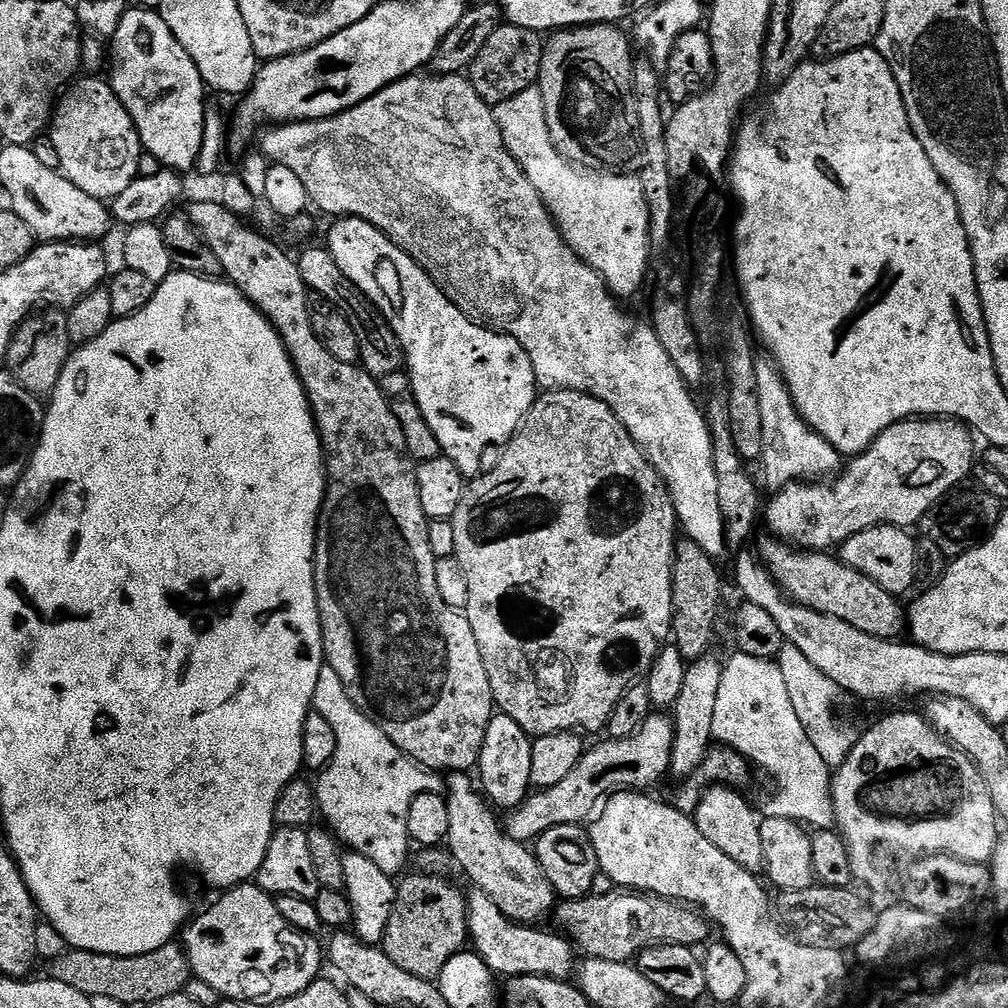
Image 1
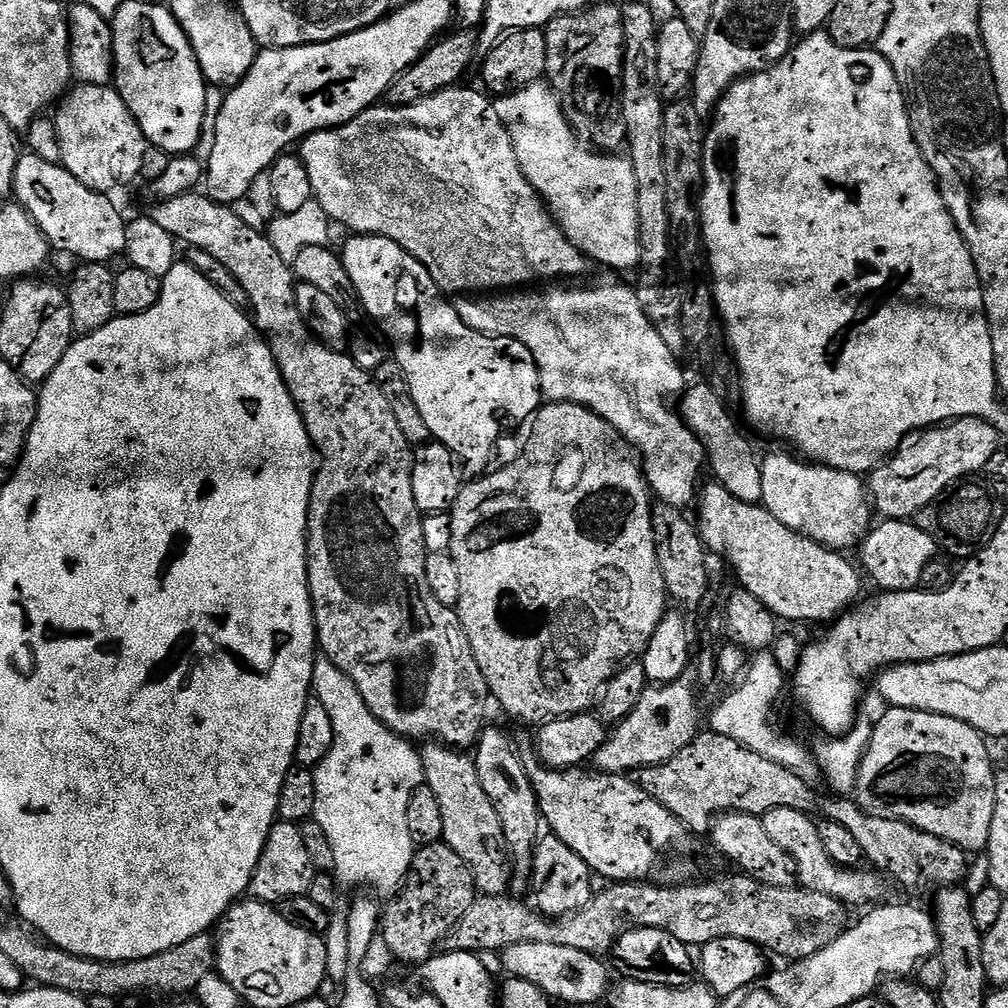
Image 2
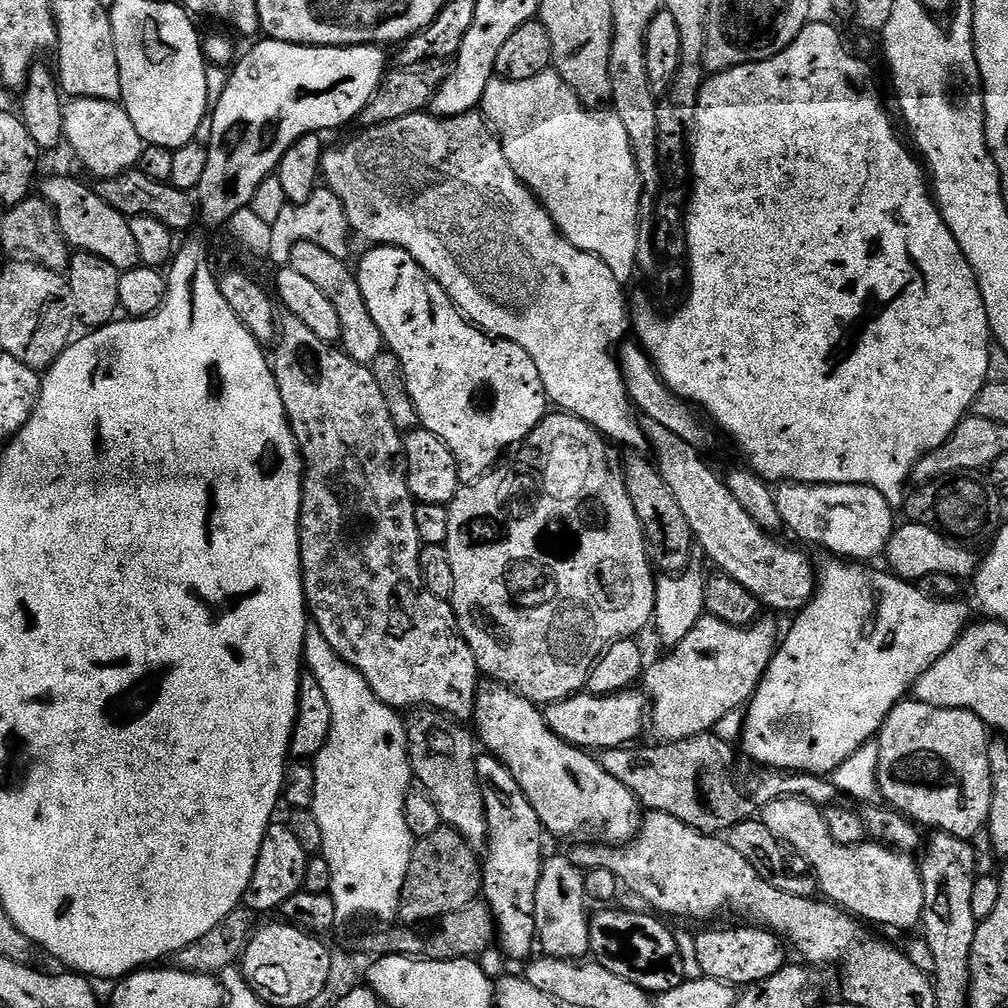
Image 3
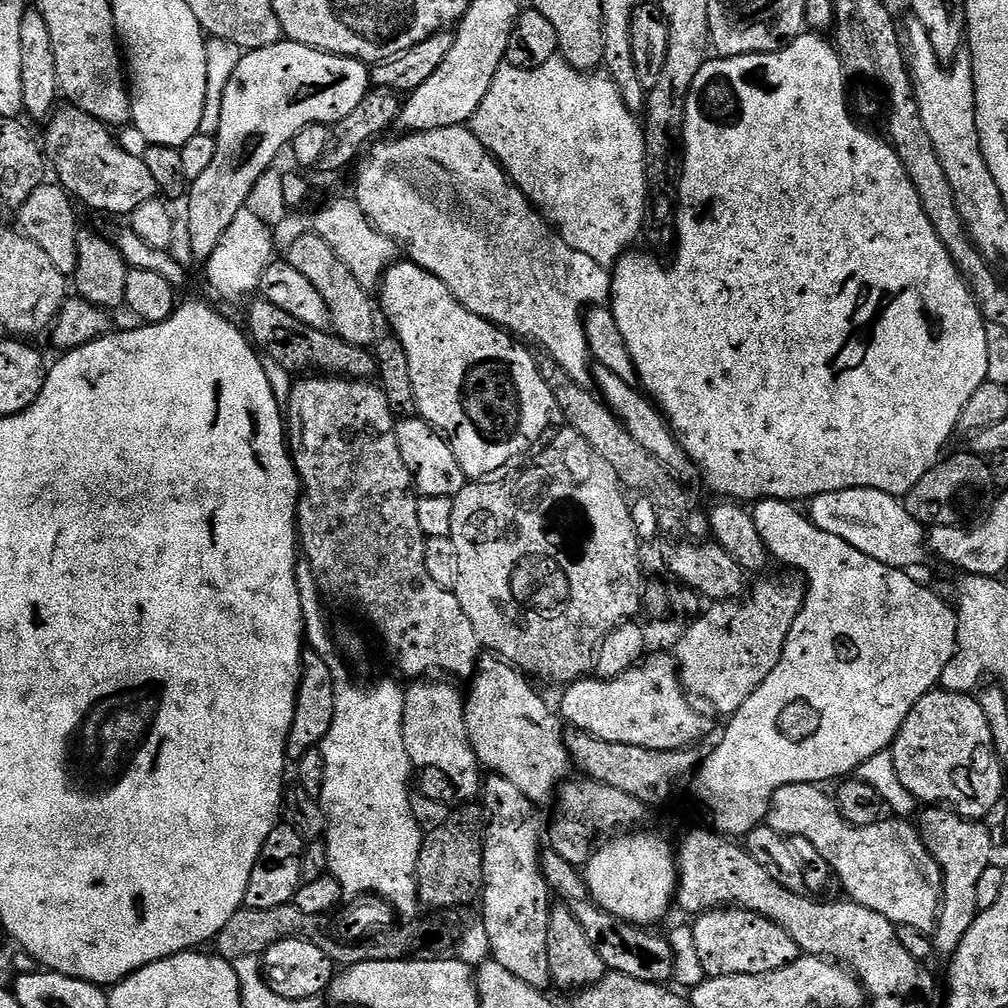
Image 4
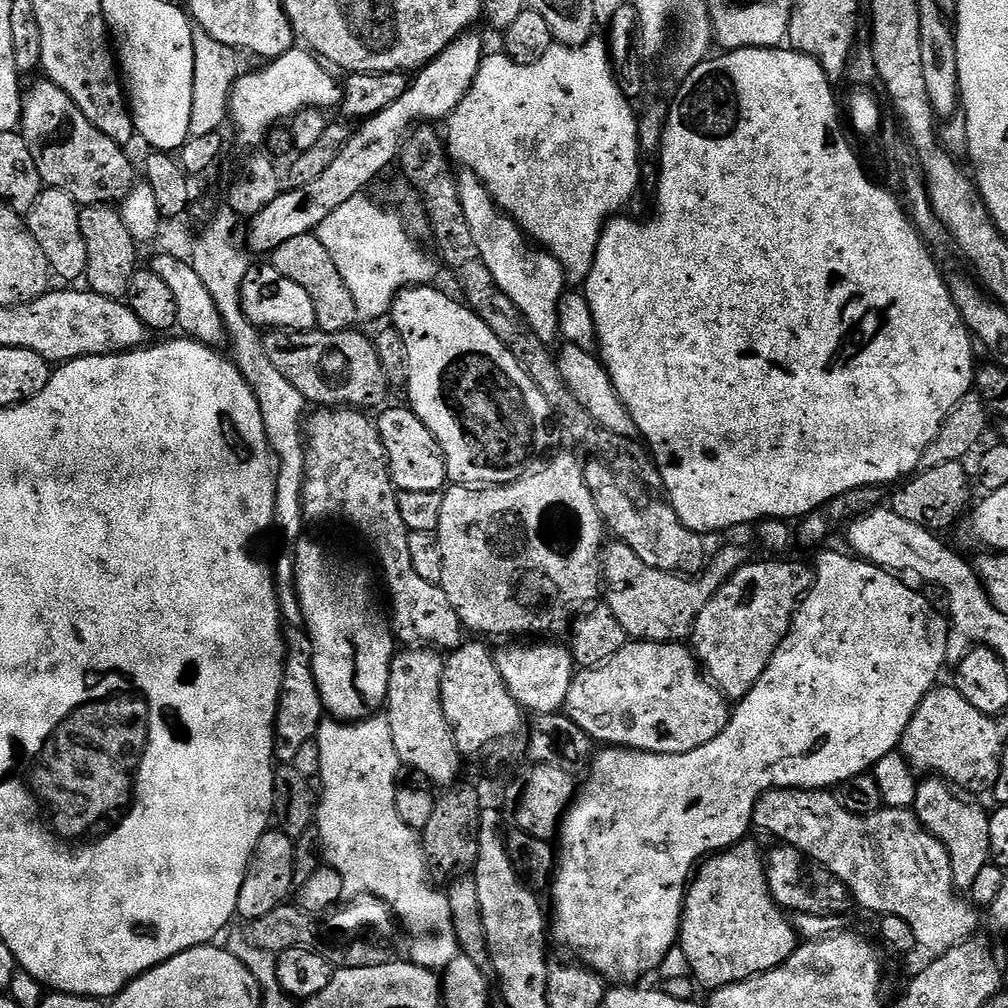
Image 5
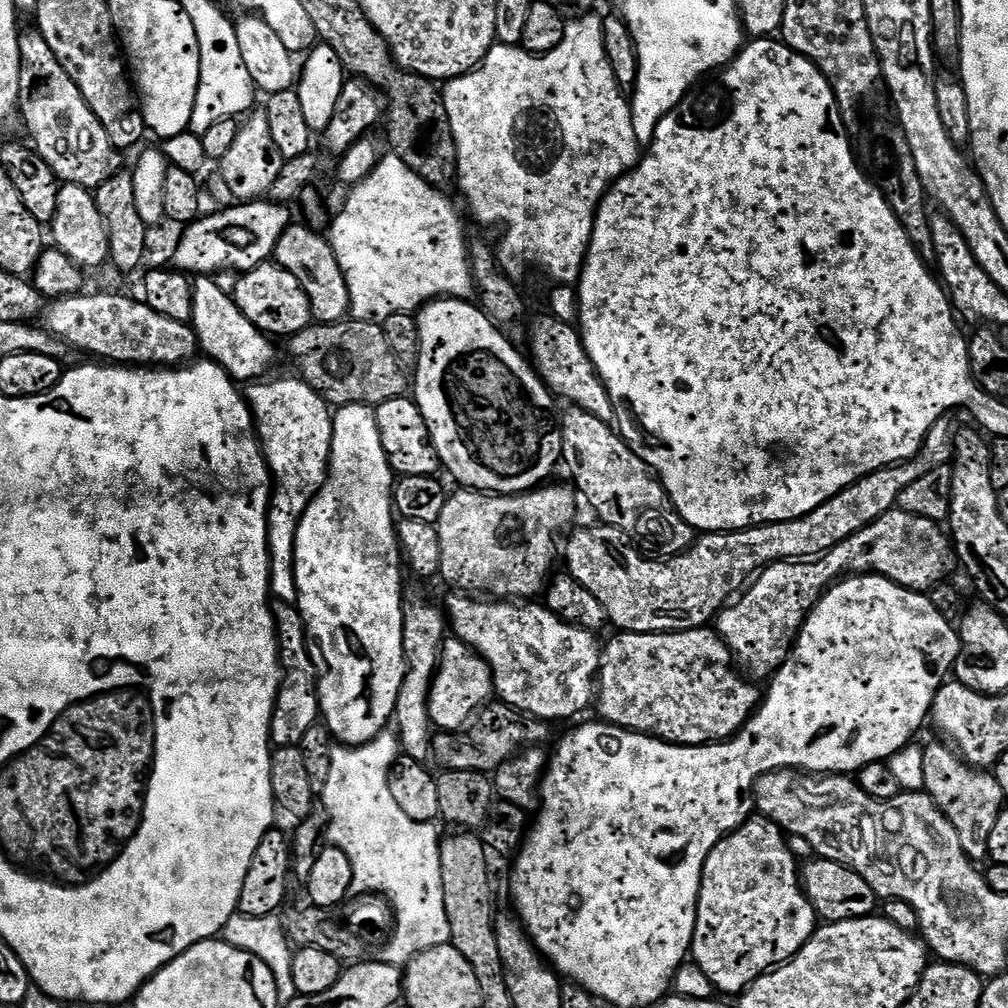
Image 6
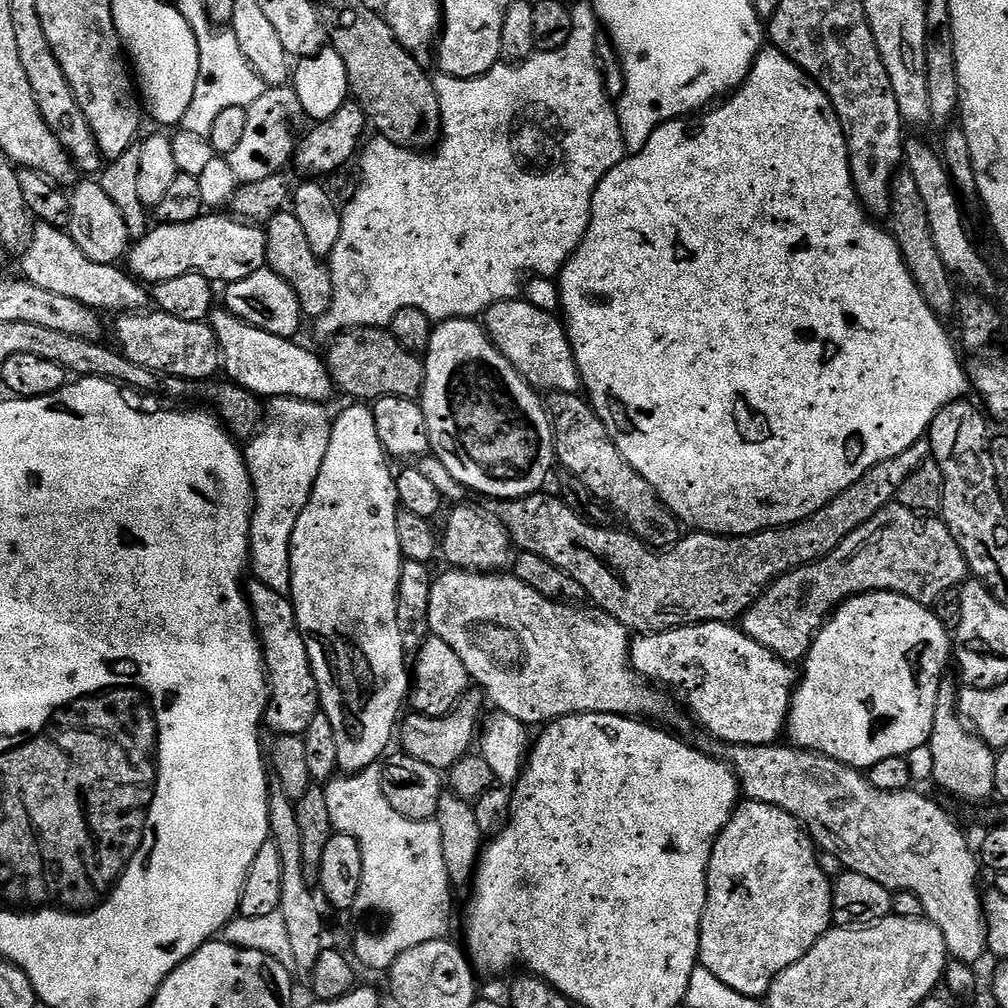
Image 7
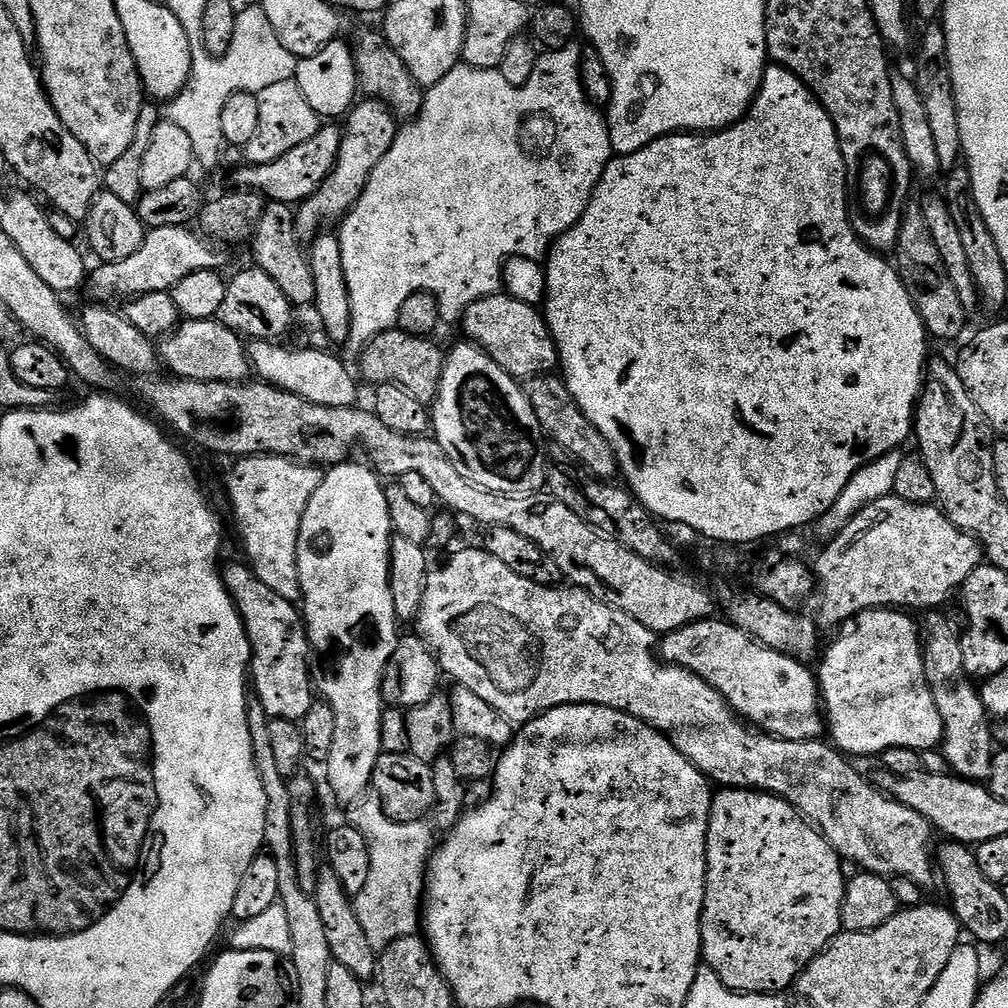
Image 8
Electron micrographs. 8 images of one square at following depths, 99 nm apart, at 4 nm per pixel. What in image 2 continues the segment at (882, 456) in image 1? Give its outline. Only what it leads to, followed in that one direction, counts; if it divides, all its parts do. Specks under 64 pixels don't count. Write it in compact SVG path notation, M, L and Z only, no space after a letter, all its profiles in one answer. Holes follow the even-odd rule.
M967 416L911 432L866 480L871 503L884 520L907 520L921 512L946 486L980 472L1002 447L999 434L985 420Z

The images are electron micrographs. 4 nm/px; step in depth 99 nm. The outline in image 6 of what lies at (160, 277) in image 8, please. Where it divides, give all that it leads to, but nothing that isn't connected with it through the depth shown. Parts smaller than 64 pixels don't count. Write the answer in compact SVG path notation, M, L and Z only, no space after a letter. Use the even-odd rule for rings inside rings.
M268 198L249 200L247 202L236 202L232 207L212 215L201 215L199 220L185 227L181 234L181 242L178 244L177 253L174 254L172 264L185 274L219 274L233 273L243 274L254 270L258 266L269 263L275 257L278 238L293 223L293 209L287 204L278 204Z

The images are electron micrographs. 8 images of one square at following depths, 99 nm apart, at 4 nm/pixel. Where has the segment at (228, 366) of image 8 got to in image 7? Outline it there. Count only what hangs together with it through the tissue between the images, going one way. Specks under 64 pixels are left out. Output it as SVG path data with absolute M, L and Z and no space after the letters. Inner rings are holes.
M159 310L125 312L117 315L115 347L127 360L161 377L176 376L189 382L208 382L222 368L218 338L211 323L182 322Z

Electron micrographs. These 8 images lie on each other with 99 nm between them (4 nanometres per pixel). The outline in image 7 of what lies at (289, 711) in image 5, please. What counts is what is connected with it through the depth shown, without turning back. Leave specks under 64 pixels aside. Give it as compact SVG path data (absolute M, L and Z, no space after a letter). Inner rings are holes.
M255 578L247 581L246 595L256 622L256 634L260 637L260 649L264 651L264 675L268 681L268 704L264 707L263 727L267 731L269 728L276 736L303 736L306 726L310 726L321 707L320 691L312 676L296 607L288 596L278 594L278 590Z

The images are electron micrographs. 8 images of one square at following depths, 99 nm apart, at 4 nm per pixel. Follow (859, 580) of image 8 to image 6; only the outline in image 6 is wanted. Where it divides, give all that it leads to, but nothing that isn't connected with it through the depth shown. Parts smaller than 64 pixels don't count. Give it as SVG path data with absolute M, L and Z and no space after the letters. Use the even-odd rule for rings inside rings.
M893 510L882 514L882 518L878 518L870 526L858 530L858 534L846 538L846 542L838 542L838 546L834 546L834 550L830 550L824 556L817 556L814 560L799 562L782 560L779 564L769 564L739 593L738 598L721 608L719 616L714 621L714 628L724 639L725 646L732 652L735 663L749 677L768 678L777 668L784 665L792 652L792 645L796 643L796 637L800 635L805 618L811 614L814 606L837 580L846 576L881 576L890 578L890 582L898 586L909 588L911 592L928 594L949 579L948 567L951 564L954 564L954 549L945 529L937 521Z

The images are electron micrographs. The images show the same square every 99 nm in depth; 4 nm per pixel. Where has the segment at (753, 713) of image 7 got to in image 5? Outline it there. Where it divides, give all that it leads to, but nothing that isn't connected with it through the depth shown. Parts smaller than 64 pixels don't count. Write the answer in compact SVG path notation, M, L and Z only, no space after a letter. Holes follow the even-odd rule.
M636 638L605 664L577 671L566 715L604 746L686 754L714 742L728 725L730 700L702 671L696 652L684 646L680 642Z

